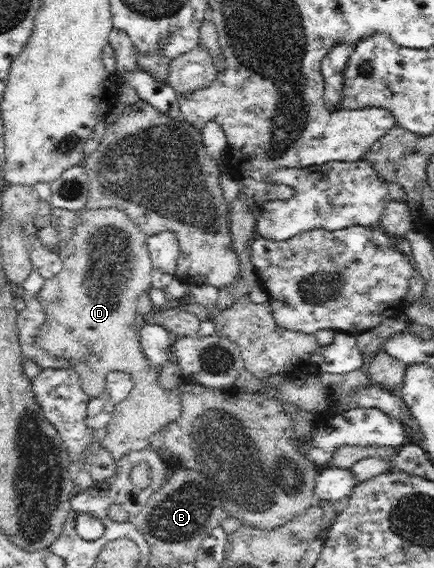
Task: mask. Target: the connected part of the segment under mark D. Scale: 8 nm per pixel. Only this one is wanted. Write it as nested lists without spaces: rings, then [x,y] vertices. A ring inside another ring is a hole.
[[[84,208],[81,211],[79,220],[69,240],[58,249],[58,255],[63,264],[60,273],[57,273],[50,280],[44,280],[43,287],[36,297],[42,304],[45,311],[45,320],[40,325],[38,331],[38,346],[48,352],[54,358],[62,358],[68,361],[76,374],[80,377],[83,391],[91,398],[96,399],[104,393],[105,380],[110,372],[120,371],[132,375],[134,381],[134,409],[124,409],[122,411],[116,407],[116,417],[120,419],[124,413],[126,421],[112,419],[107,425],[107,435],[102,441],[102,445],[111,453],[114,461],[117,462],[117,471],[124,458],[135,455],[149,447],[149,437],[159,432],[164,426],[180,418],[182,412],[182,399],[180,385],[174,389],[166,389],[160,386],[159,369],[153,369],[146,360],[140,342],[140,330],[134,326],[136,319],[136,304],[139,297],[152,285],[151,269],[152,260],[148,253],[146,235],[132,220],[128,213],[118,208]],[[146,393],[146,421],[140,421],[140,411],[138,401],[144,399]],[[116,427],[128,427],[128,429],[138,429],[132,435],[140,435],[140,441],[120,441],[118,435],[114,435]]]

